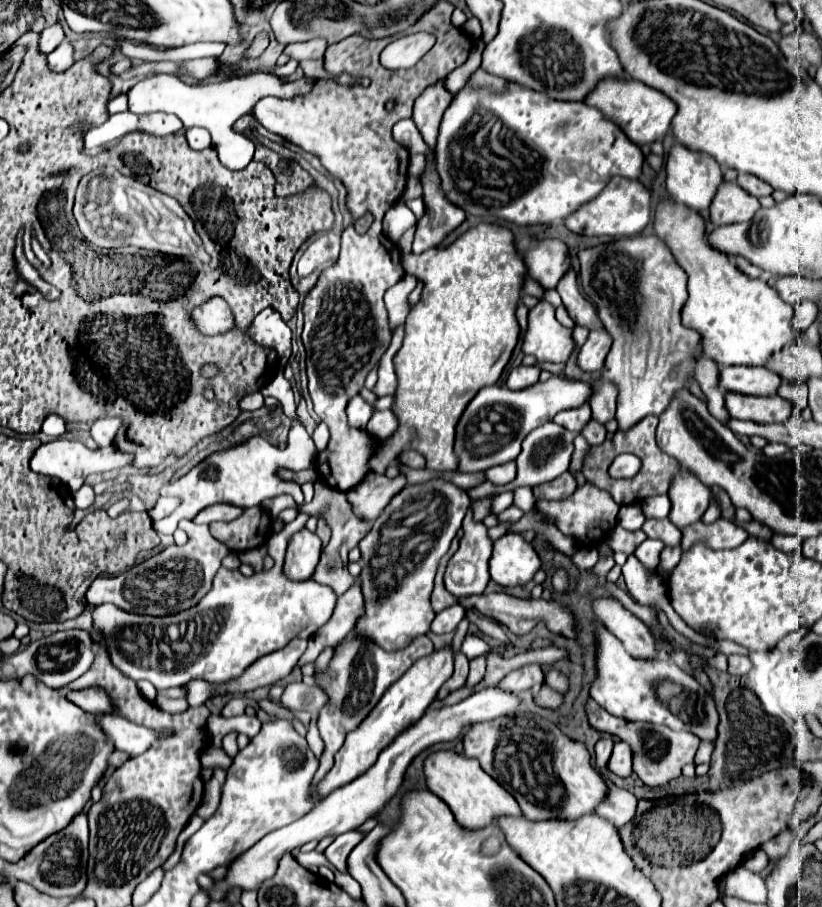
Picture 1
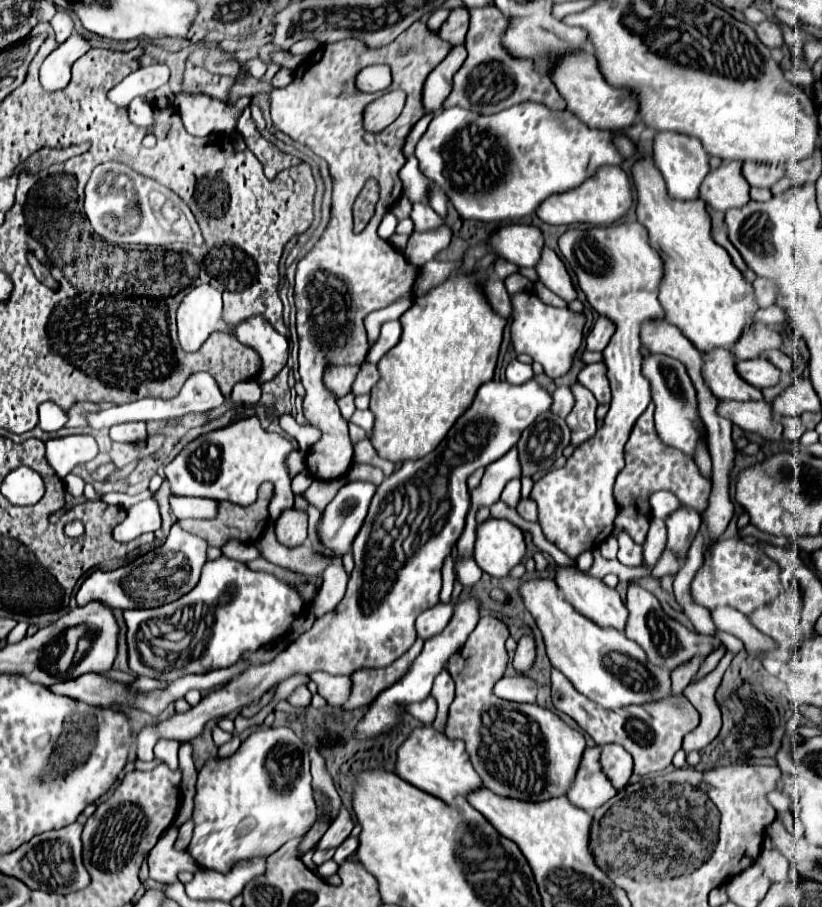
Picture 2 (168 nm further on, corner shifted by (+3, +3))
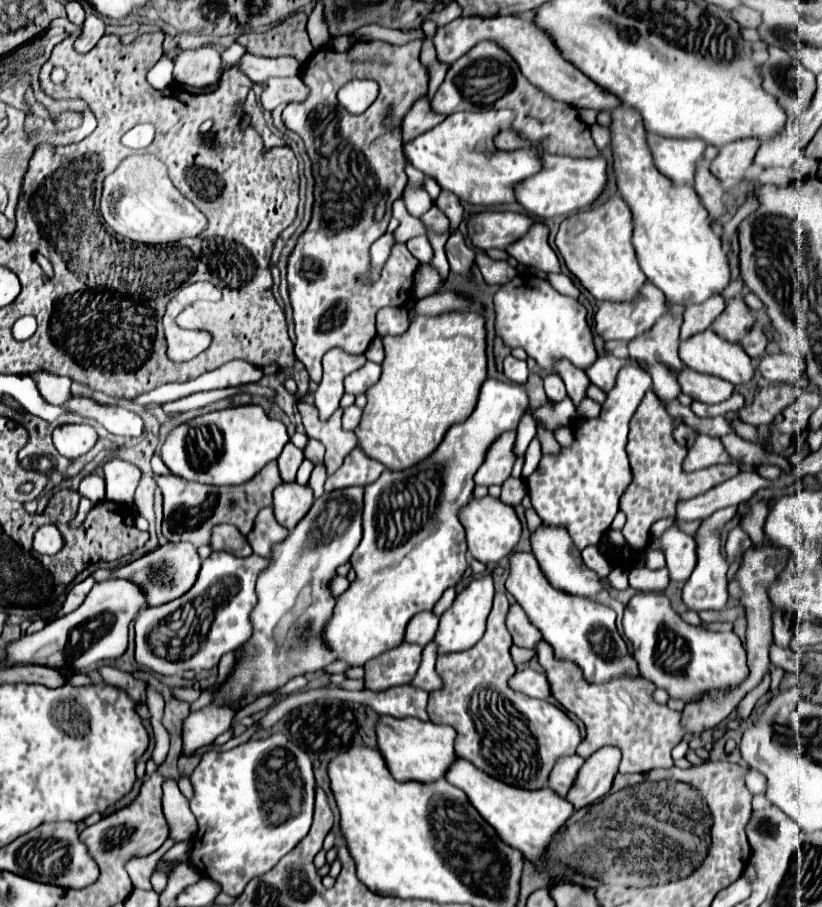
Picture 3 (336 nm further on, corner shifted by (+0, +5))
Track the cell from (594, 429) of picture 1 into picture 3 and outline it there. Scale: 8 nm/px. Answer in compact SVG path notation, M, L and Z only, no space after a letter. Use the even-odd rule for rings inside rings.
M562 360L562 362L556 364L556 372L558 372L558 376L564 380L566 390L568 390L568 396L572 398L572 402L574 402L576 408L578 408L580 402L586 398L586 390L588 390L588 386L590 386L590 380L588 380L586 372L580 370L580 368L576 368L576 366L572 366L572 364L566 362L566 360Z

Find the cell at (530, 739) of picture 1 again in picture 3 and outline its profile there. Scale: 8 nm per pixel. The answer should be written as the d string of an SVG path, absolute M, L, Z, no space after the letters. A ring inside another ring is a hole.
M496 594L492 612L488 616L486 634L482 636L482 640L468 650L438 658L436 672L444 678L446 684L440 692L430 692L428 716L434 724L448 724L456 728L458 732L456 754L460 758L472 762L476 768L480 768L482 772L486 772L496 780L502 780L504 784L524 788L524 790L540 790L548 786L548 776L556 766L556 760L560 760L562 756L576 754L576 748L582 742L582 736L578 726L558 706L548 704L546 700L528 698L508 688L508 678L516 672L510 656L512 636L506 628L508 608L510 608L510 602L506 594Z

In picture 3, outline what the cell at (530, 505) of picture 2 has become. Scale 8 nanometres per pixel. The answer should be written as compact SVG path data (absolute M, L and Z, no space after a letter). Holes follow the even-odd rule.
M508 478L504 484L502 484L502 496L500 500L508 506L518 506L522 504L524 496L526 496L526 482L522 478Z

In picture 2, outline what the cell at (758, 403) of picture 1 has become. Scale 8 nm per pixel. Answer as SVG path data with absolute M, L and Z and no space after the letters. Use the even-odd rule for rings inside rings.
M709 350L701 352L701 362L705 364L701 374L709 390L725 400L761 400L761 390L745 382L735 368L735 356L729 350Z

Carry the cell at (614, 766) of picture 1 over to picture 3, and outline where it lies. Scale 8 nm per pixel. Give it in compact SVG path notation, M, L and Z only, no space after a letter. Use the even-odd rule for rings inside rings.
M604 746L594 752L580 768L580 776L576 778L572 790L566 796L568 802L572 802L576 810L580 810L606 796L618 774L620 760L622 752L616 746Z

